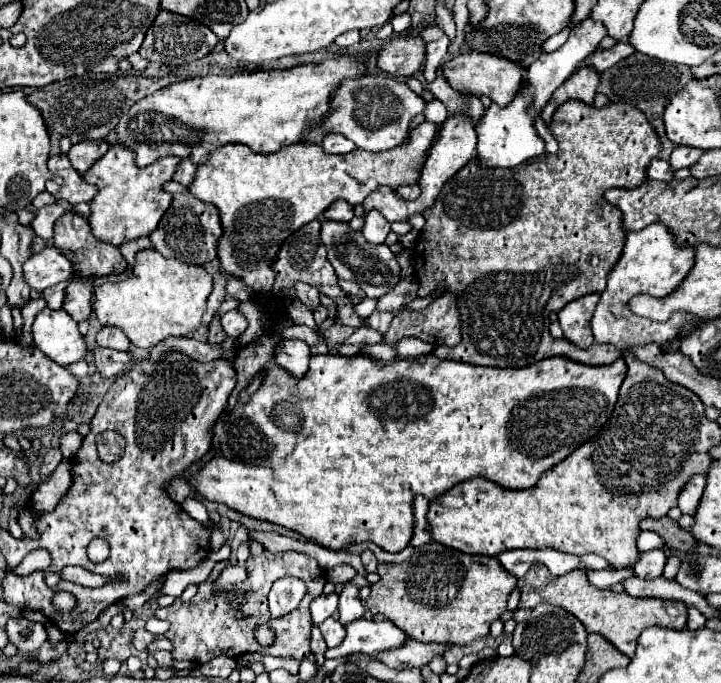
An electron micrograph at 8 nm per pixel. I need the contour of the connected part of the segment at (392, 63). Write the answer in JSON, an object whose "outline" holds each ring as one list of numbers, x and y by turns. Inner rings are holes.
{"outline":[[397,36,387,42,377,56,377,66,391,76,411,78,415,72,421,70,425,62,425,40,423,38,405,38]]}

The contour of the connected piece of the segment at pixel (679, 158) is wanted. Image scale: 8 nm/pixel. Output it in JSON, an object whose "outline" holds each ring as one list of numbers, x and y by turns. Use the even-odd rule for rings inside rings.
{"outline":[[677,146,669,158,671,168,679,170,679,168,691,168,699,158,701,158,703,150,699,148,691,148,691,146]]}

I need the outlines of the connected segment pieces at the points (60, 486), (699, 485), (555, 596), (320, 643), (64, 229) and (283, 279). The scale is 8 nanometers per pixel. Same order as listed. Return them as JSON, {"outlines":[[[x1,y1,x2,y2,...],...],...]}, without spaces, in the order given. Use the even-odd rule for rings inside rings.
{"outlines":[[[63,460,57,470,45,478,43,482,39,482,39,486,33,490,31,494,31,502,33,502,33,508,37,512,47,512,47,510,53,510,55,504,59,504,61,496,67,492,71,484,71,474,69,474,69,462]],[[693,476,687,482,687,486,681,490,681,496,679,496,679,508,683,514,695,514,697,512,703,490,705,490,705,478,703,476]],[[535,564,523,578,519,578,517,588,521,590,519,608,535,608,537,604,555,604,567,612,579,616,587,632,597,632,605,636,617,650,633,658,637,648,637,638,645,628,663,626,673,630,685,630,687,626,687,604,677,600,659,598,631,598,627,592,613,592,595,588,583,570,571,570,563,576,553,576,543,564]],[[313,624,311,628,311,652,317,656,317,666,322,666,326,660,324,657,325,650,327,650,327,644,325,644,325,638,319,630,317,624]],[[65,212,57,222,55,222,55,234,53,234,53,242,57,248,61,248,63,252,71,252,73,260,75,260,75,272,79,276,83,276,85,280,91,276,105,276,105,274,121,274,127,268,127,262,119,250,119,246,113,246,101,238,97,238,91,232,91,226,87,222,87,218,73,214,73,212]],[[319,220,309,222,303,228,299,228,297,232,293,232,281,244,281,248,279,248,279,252,277,252,271,268,275,272,275,284,273,284,273,290,271,290,275,296,287,296,287,292,293,288,293,282,295,280,303,280,303,282,315,286,321,294,325,294,331,300,335,300,335,304,339,308,339,318,341,318,343,324,355,326,355,328,361,328,361,326,367,324,367,318,357,316,355,302,351,302,351,296,347,292,343,292,341,286,339,286,339,278,337,278,331,262,327,258,327,248,321,242,321,222]]]}

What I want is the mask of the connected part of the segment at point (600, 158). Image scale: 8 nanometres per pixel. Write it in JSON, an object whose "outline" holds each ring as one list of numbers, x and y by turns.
{"outline":[[571,100,565,102,563,106,559,106,553,114,553,122,551,122,551,132,559,142,559,152,557,154,543,154,537,156,533,160,523,162,523,166,515,166,515,170,479,170,479,166,475,166,475,160,471,160,467,166,463,166,463,170,459,170,459,174,455,174,455,178,451,178,451,182,447,182,447,186,443,186,443,192,439,194,435,206,431,210,427,210,425,220,425,228,421,230,421,240,419,240,419,248,421,252,415,258,415,274,419,280,419,296,429,296,433,290,443,290,443,292,453,292,459,298,459,310,461,310,461,320,463,320,463,340,459,346,453,348,435,348,433,354,445,360,457,360,457,362,467,362,467,364,477,364,477,366,497,366,497,368,521,368,521,366,529,366,535,364,543,358,551,358,551,356,567,356,573,358,575,362,581,364,609,364,615,362,621,352,615,346,599,346,593,344,591,348,583,350,577,348,575,344,567,342,567,340,555,340,549,334,549,314,551,312,559,312,567,302,591,294,591,292,603,292,607,286,607,274,613,270,613,266,619,262,621,254,623,254,623,246,625,246,625,228,623,228,623,214,617,210,617,206,611,206,605,200,605,190,617,186,617,188,635,188,639,184,643,184,647,180,647,166,653,158,659,156,661,152,661,142,657,132,653,130,653,126,647,122,645,114,641,110,637,110,631,104,625,102,617,102,617,104,607,104,603,108,595,108,593,104,585,104,581,100]]}

